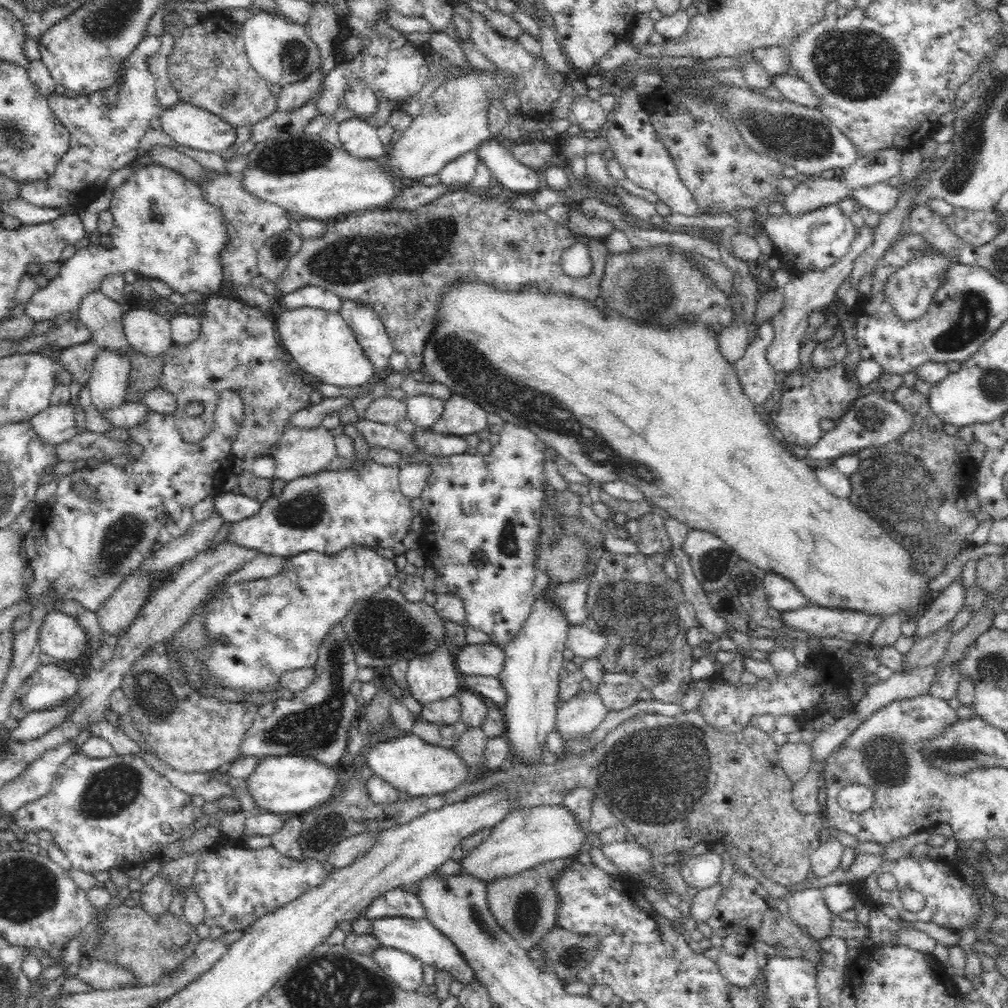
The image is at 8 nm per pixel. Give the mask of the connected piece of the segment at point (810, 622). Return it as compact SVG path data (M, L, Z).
M812 604L796 610L783 611L779 621L786 626L792 626L796 630L804 630L804 632L810 632L816 636L836 636L836 638L846 640L849 643L866 646L869 645L871 636L885 618L886 616L881 614L870 614L863 610L828 608Z

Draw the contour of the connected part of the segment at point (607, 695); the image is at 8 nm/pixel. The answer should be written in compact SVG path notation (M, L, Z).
M606 671L597 686L597 692L610 711L620 711L642 700L645 686L633 675L620 671Z

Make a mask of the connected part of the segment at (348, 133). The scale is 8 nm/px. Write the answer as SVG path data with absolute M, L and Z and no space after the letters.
M356 117L342 120L338 124L338 140L346 152L360 158L383 157L387 149L382 145L377 128Z

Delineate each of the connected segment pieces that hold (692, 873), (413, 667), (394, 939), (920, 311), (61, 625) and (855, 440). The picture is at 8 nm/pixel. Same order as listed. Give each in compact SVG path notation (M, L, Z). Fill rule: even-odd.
M711 851L694 856L681 866L680 875L688 887L702 890L718 883L722 870L723 858Z
M440 645L428 654L411 658L406 683L407 692L421 707L438 699L458 696L463 683L455 665L454 651Z
M394 916L377 918L370 923L370 934L378 939L380 946L403 950L423 964L429 964L435 969L441 968L446 972L450 972L454 979L463 985L474 982L477 979L474 975L474 970L470 969L466 959L456 949L454 943L446 938L442 931L434 928L434 925L426 917L420 918L420 920Z
M938 251L926 256L916 256L906 266L902 266L902 269L896 270L883 288L886 301L895 310L896 316L902 321L910 322L923 317L933 302L933 295L945 280L946 270L956 262L956 256L945 256Z
M51 610L44 616L37 639L41 652L53 657L56 663L76 660L88 642L76 619L62 610Z
M869 393L852 402L846 414L835 421L833 428L826 431L817 444L808 449L807 456L815 461L834 460L843 454L858 453L865 448L882 446L900 439L911 429L912 421L912 414L904 410L904 407L895 400Z

